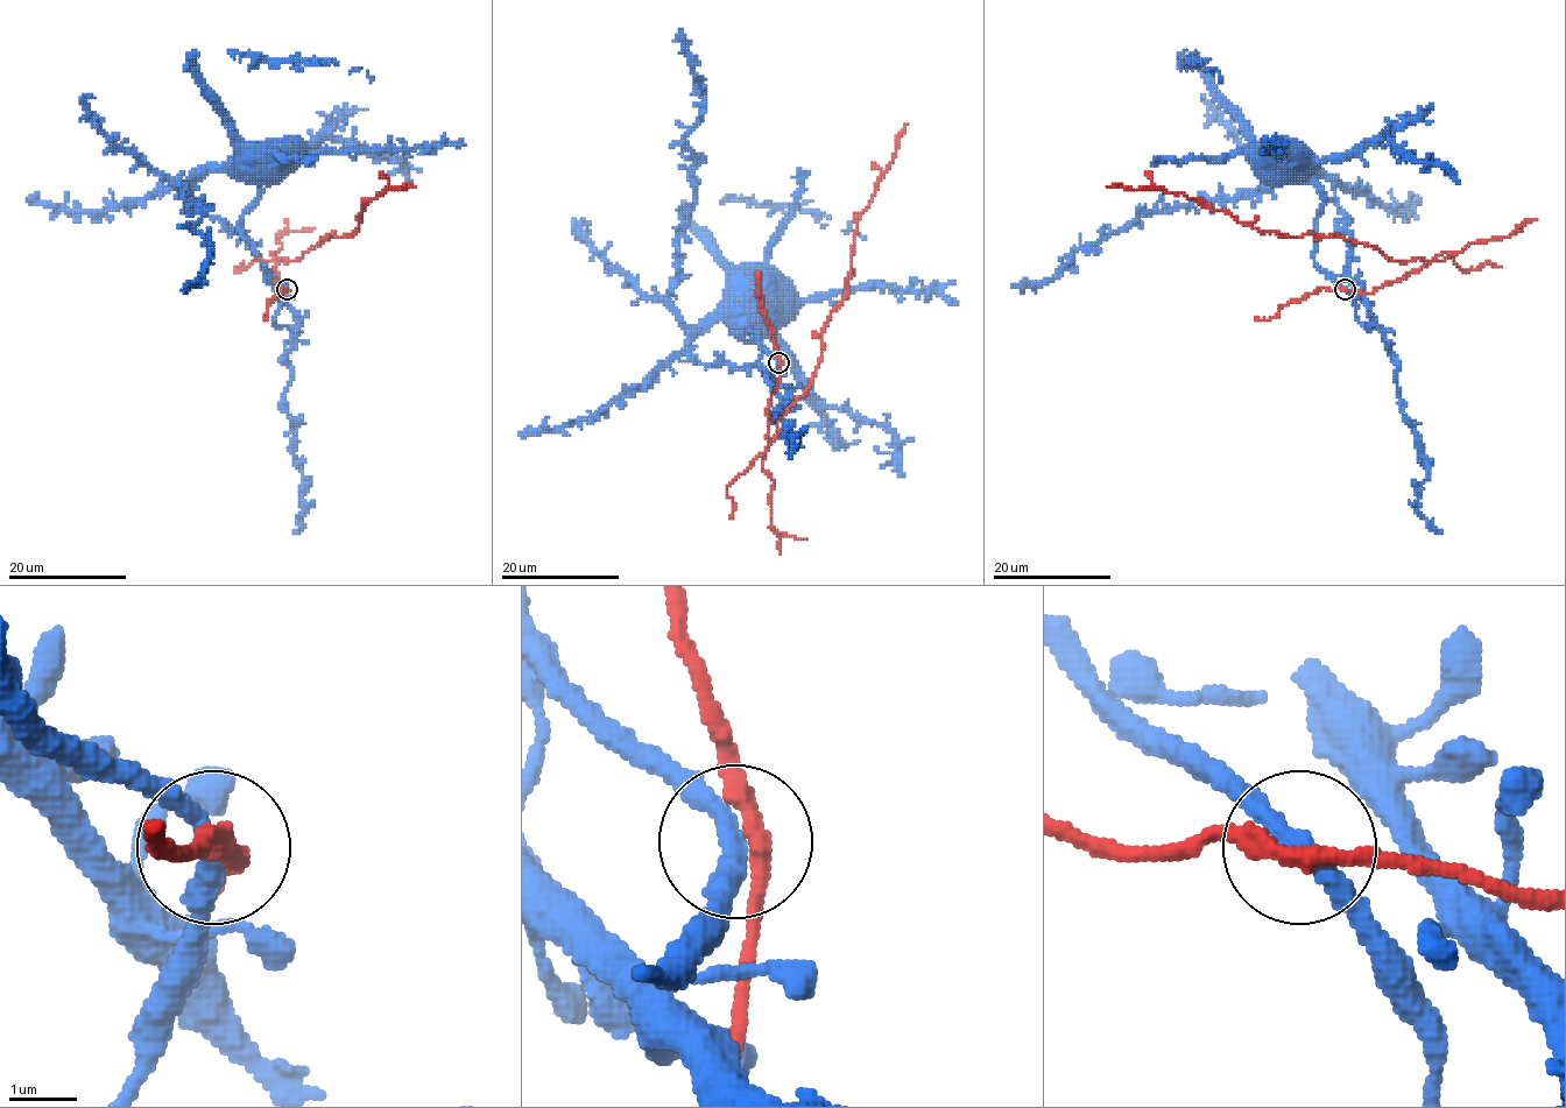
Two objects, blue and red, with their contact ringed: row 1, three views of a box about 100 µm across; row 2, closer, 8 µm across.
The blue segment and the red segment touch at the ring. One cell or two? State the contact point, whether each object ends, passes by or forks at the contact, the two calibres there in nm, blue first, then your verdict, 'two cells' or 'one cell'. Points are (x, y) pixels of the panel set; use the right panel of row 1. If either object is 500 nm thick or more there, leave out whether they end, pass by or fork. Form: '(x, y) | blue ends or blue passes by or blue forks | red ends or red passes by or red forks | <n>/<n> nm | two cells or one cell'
(1345, 289) | blue passes by | red passes by | 320/280 nm | two cells

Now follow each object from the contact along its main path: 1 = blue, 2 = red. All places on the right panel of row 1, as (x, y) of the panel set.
1: (1345, 289), (1314, 262), (1317, 216), (1323, 205), (1320, 185), (1313, 177), (1317, 164), (1300, 148), (1281, 141)
2: (1345, 289), (1371, 294), (1427, 261), (1391, 261), (1375, 246), (1335, 234), (1260, 232), (1159, 188), (1107, 188)

